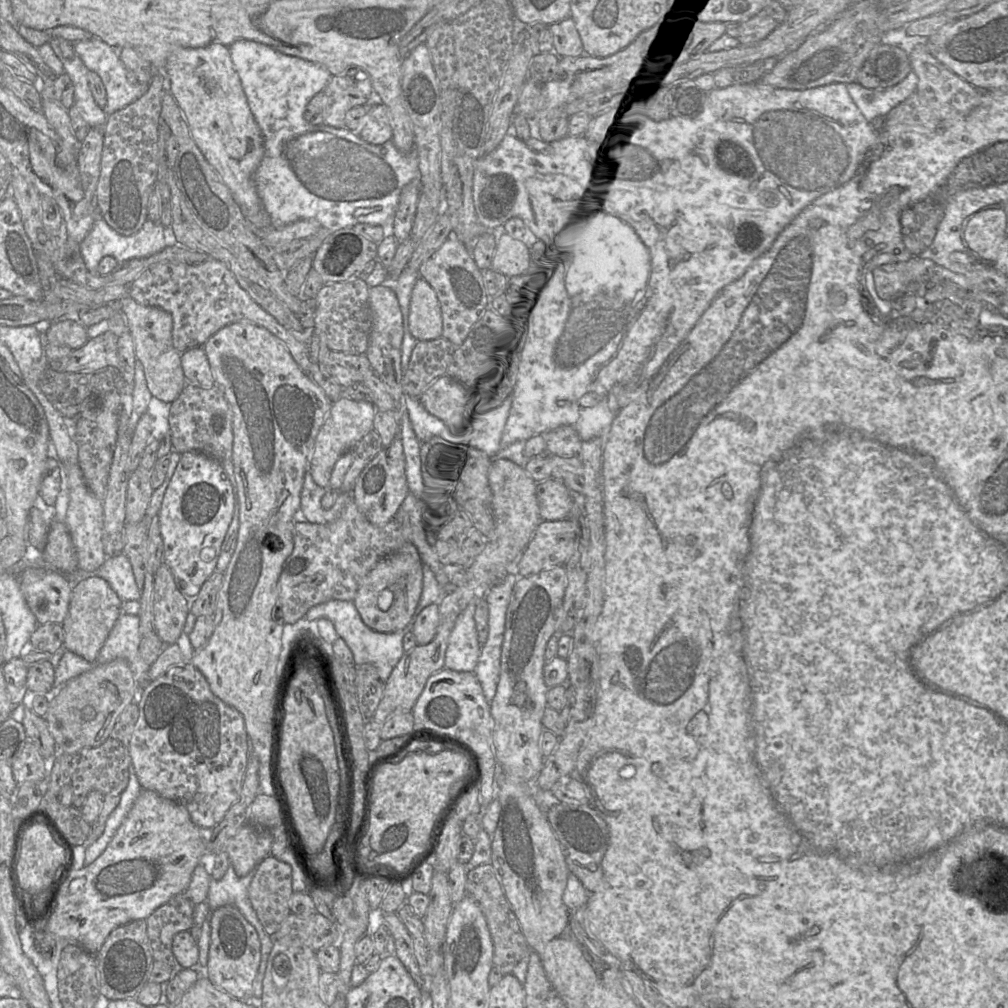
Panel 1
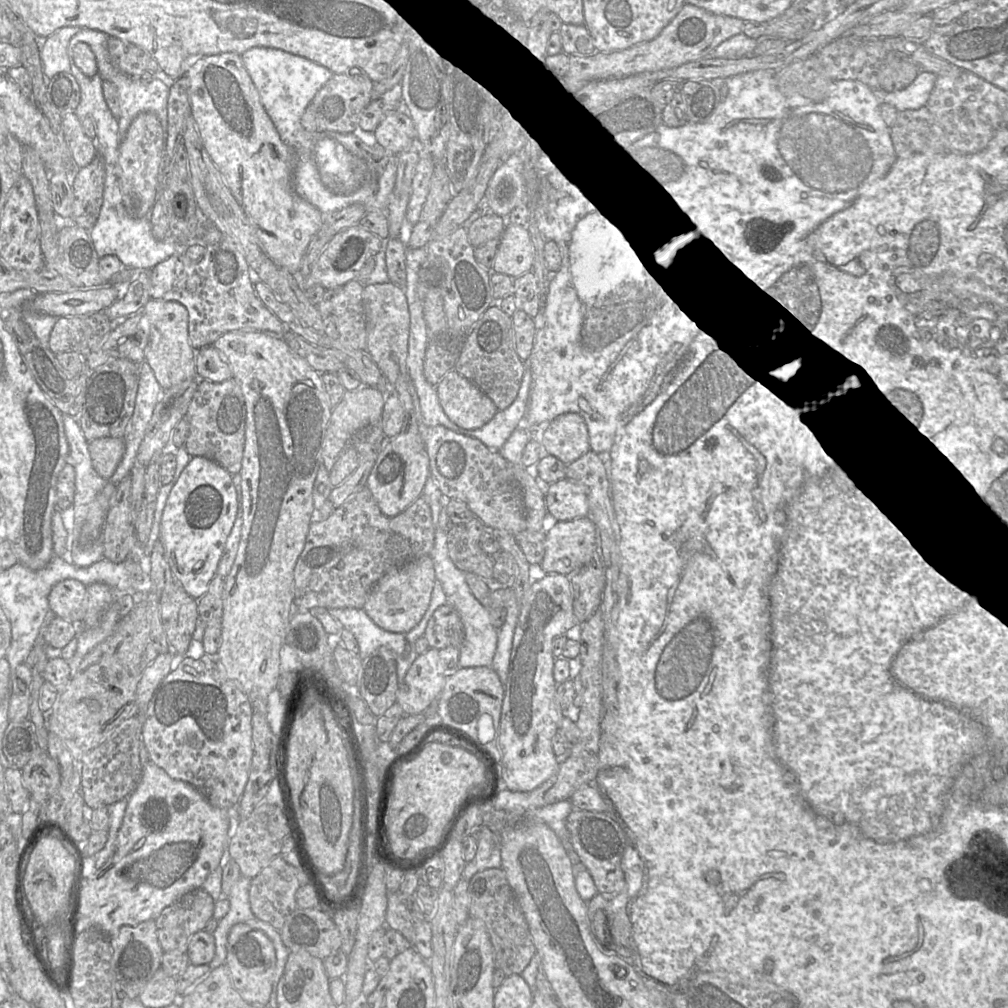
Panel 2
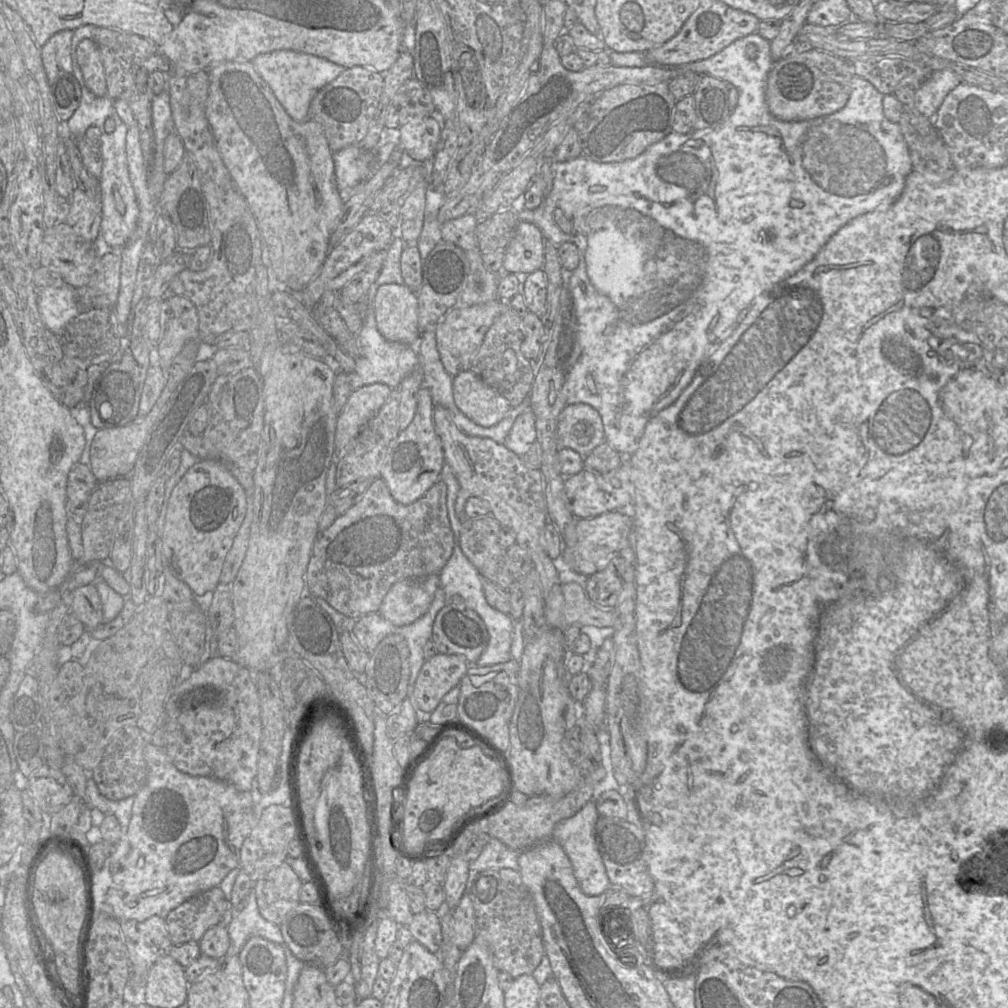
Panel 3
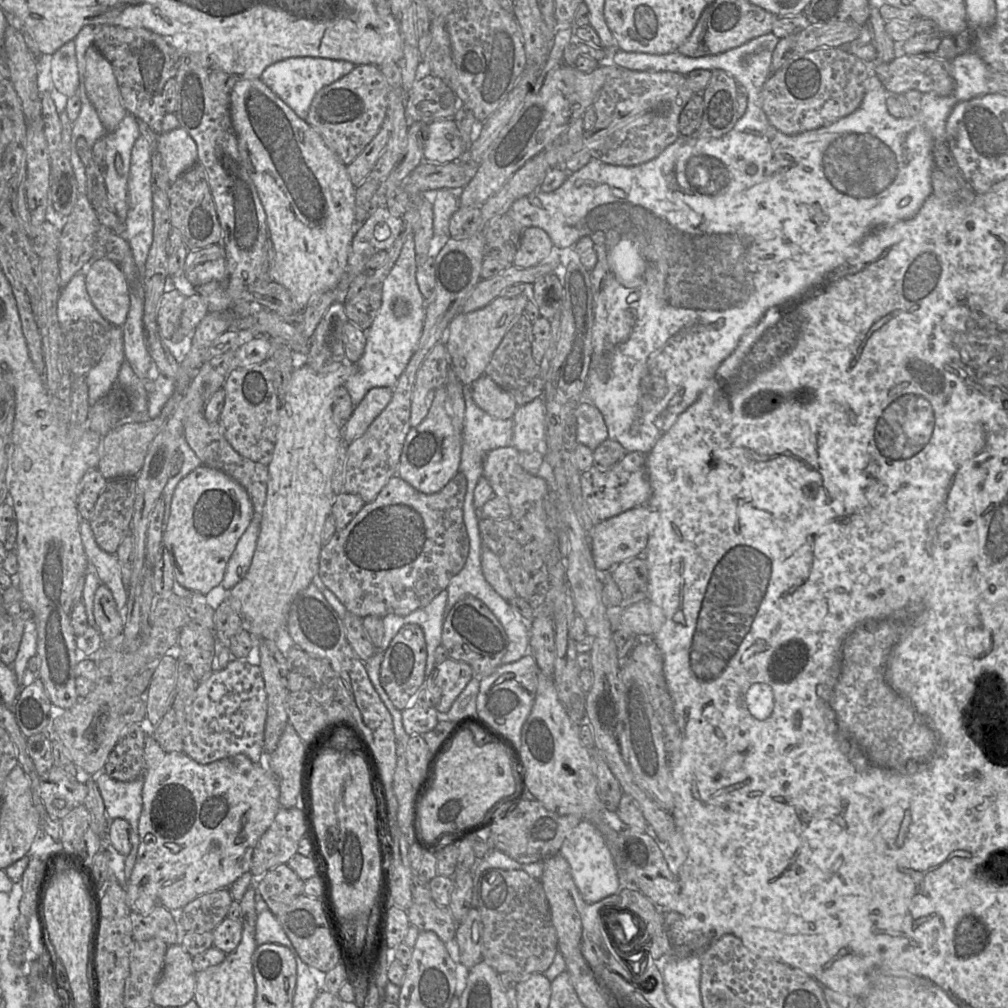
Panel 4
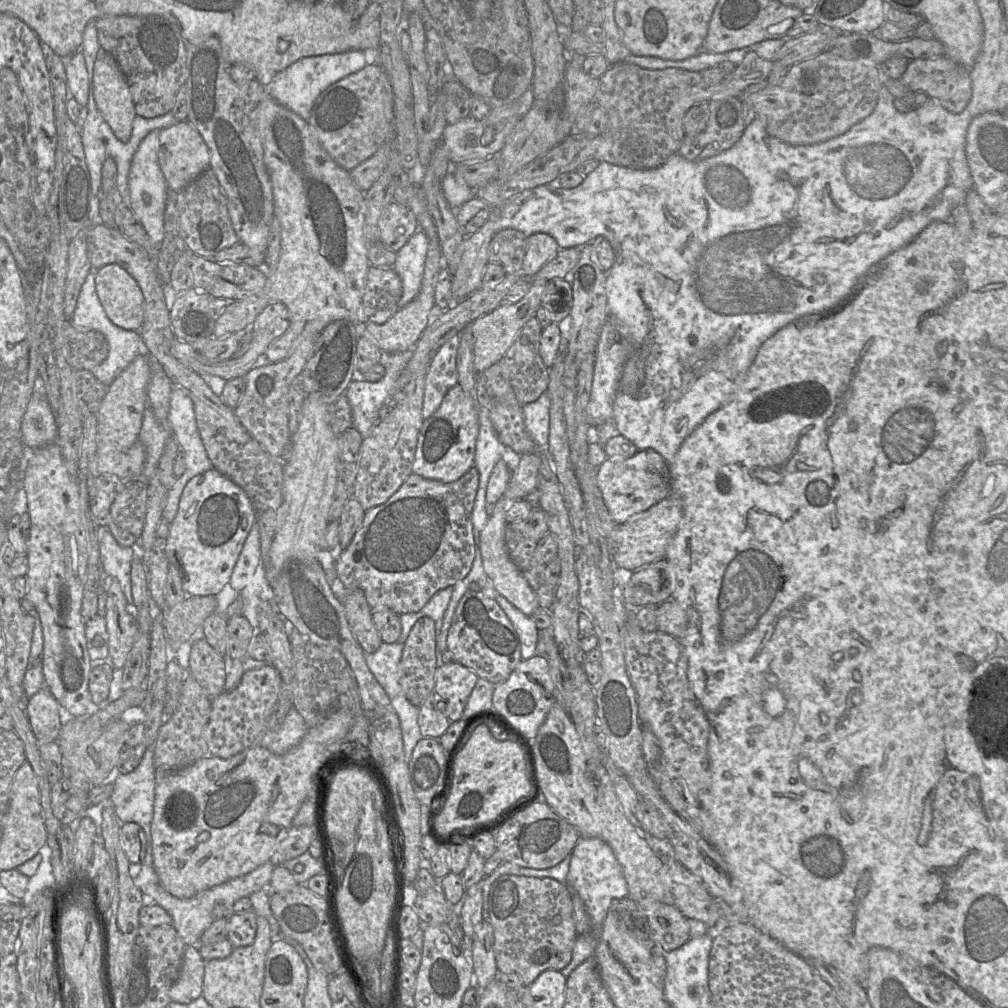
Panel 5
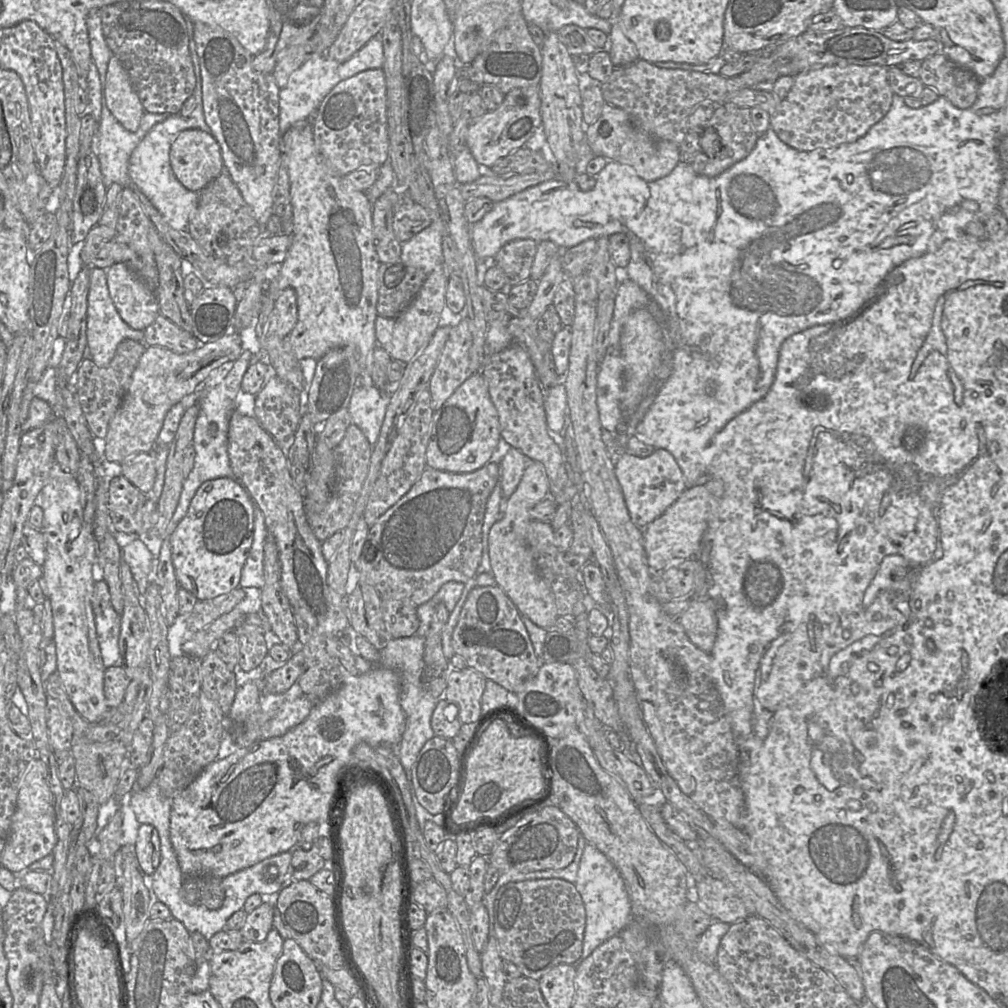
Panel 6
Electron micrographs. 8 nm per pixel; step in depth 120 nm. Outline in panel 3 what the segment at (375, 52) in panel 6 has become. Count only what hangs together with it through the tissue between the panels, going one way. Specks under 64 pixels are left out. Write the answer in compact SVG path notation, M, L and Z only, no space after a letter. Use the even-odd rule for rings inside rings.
M292 50L260 54L251 61L251 64L287 114L299 123L305 121L308 116L310 104L318 91L335 80L346 69L326 59Z

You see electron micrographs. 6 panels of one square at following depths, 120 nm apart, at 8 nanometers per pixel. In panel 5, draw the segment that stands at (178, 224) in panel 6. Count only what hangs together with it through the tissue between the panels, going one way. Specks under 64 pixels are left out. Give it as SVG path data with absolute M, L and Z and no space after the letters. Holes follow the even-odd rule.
M159 129L152 130L141 141L129 174L129 208L147 231L154 248L159 247L164 238L164 213L169 191L158 160L159 134Z

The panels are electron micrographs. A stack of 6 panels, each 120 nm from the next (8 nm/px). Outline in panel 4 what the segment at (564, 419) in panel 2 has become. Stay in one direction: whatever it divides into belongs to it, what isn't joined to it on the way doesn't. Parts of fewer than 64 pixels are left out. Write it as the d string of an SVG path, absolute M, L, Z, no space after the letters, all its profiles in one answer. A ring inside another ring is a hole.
M580 402L575 410L576 439L579 444L595 450L607 440L608 428L603 415L590 402Z

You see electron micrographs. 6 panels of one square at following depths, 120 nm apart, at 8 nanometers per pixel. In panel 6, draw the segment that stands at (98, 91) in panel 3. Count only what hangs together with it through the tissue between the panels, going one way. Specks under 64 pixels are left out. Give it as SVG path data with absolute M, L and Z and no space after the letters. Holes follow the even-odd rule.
M114 55L108 62L102 94L105 105L117 121L126 130L137 131L146 111L132 86L128 72Z

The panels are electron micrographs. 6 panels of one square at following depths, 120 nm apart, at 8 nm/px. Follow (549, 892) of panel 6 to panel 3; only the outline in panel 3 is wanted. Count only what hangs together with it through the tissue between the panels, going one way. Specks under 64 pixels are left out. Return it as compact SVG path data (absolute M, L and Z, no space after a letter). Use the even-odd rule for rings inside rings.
M482 871L475 877L469 895L475 916L474 941L487 946L498 971L505 971L514 979L524 974L531 975L545 955L545 949L535 904L519 871Z

